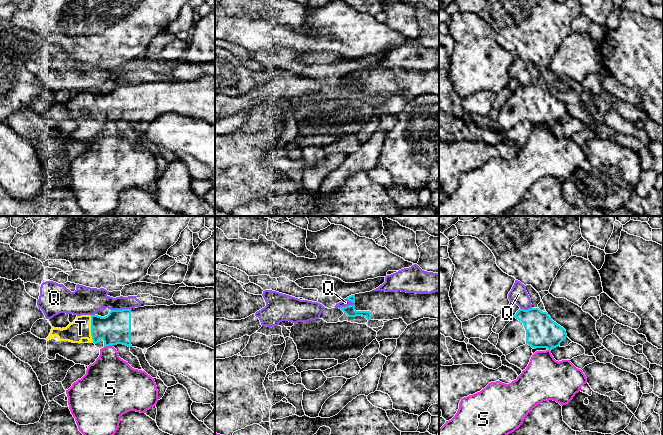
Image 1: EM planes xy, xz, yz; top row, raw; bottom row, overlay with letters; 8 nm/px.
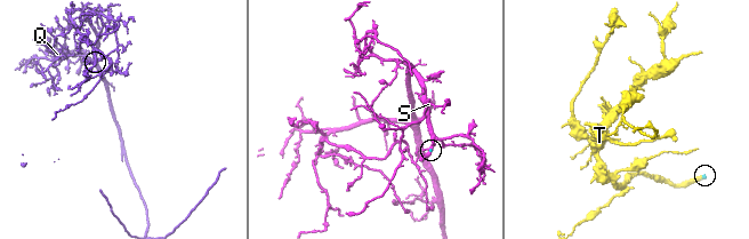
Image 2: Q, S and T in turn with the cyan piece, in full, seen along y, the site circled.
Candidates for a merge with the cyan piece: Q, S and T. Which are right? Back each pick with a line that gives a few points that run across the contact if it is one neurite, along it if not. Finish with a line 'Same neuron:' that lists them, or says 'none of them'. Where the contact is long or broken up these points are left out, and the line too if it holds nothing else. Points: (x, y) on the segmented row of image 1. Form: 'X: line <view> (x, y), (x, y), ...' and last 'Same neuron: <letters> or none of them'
Same neuron: T

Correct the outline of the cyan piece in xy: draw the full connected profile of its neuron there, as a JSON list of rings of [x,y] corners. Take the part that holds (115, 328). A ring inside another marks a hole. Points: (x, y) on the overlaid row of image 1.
[[[204,299],[196,304],[187,305],[156,305],[111,310],[105,317],[81,315],[66,328],[52,327],[46,340],[54,339],[55,336],[59,341],[72,343],[82,343],[83,339],[88,339],[87,343],[94,343],[99,349],[123,344],[142,350],[152,347],[163,338],[173,336],[215,349],[215,299]]]

